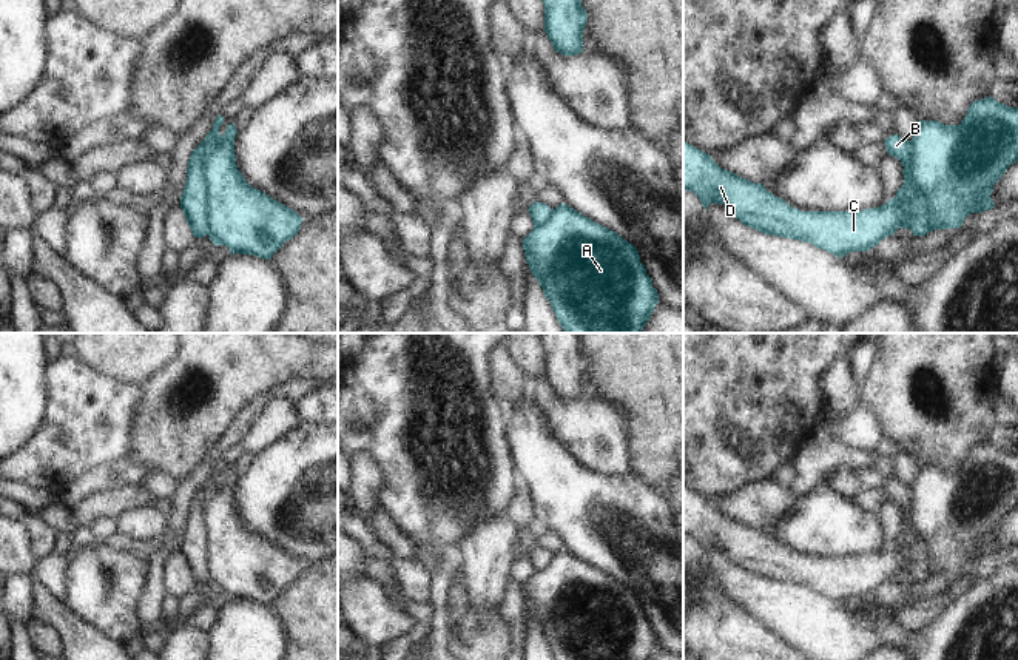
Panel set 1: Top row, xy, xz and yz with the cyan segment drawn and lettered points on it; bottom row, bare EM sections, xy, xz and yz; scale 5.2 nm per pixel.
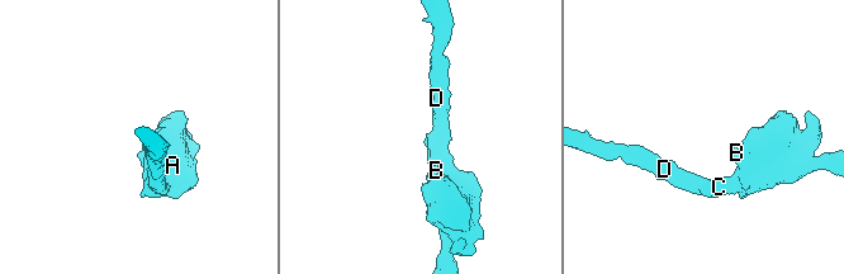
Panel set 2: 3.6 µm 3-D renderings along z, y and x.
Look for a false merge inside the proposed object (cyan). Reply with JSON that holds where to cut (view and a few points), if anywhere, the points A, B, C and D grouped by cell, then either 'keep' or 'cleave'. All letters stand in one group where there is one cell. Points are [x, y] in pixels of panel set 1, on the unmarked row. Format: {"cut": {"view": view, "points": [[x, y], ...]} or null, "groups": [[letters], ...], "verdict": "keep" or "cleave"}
{"cut": {"view": "yz", "points": [[909, 488], [910, 525], [923, 540], [929, 577]]}, "groups": [["A", "C", "D"], ["B"]], "verdict": "cleave"}

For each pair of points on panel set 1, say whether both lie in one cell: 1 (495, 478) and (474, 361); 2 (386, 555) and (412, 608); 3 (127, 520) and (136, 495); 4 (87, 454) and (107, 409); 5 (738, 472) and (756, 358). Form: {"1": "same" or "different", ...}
{"1": "same", "2": "different", "3": "different", "4": "same", "5": "same"}

